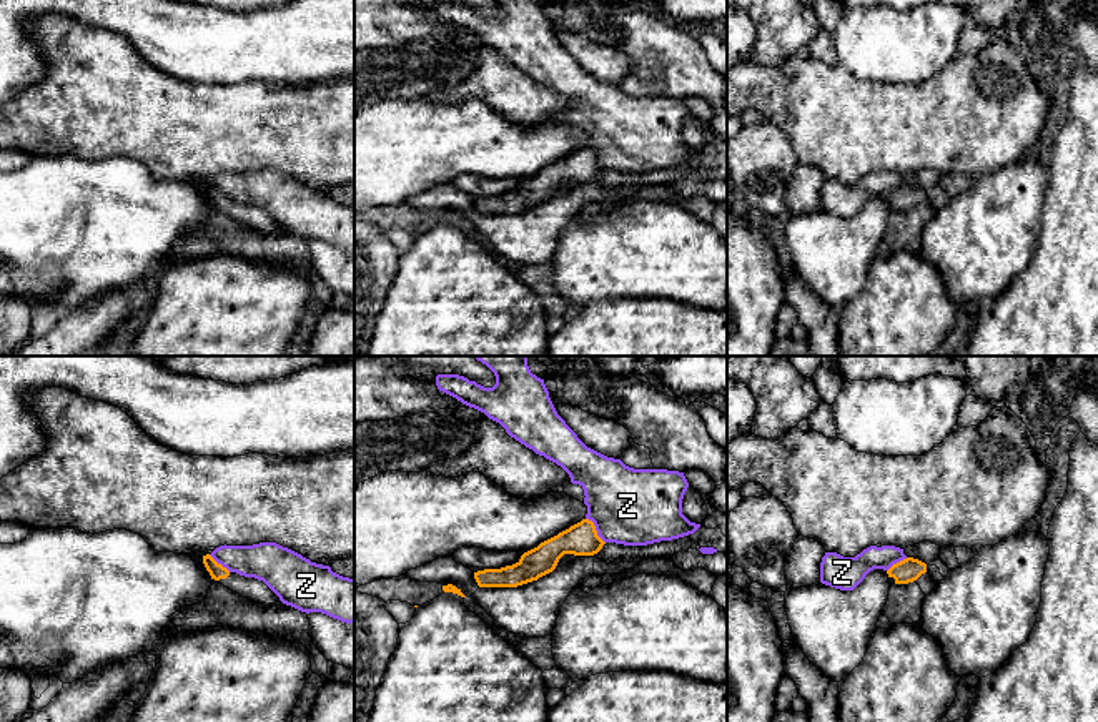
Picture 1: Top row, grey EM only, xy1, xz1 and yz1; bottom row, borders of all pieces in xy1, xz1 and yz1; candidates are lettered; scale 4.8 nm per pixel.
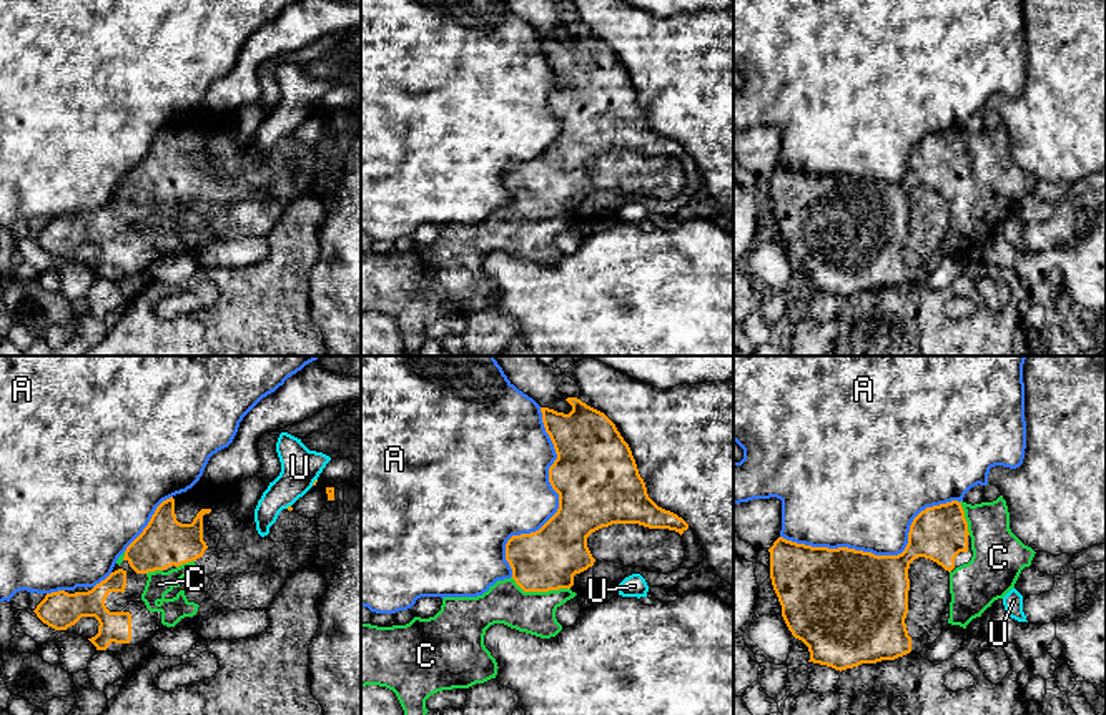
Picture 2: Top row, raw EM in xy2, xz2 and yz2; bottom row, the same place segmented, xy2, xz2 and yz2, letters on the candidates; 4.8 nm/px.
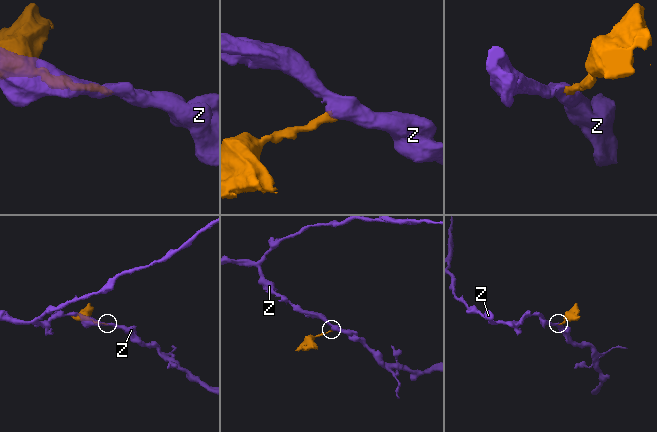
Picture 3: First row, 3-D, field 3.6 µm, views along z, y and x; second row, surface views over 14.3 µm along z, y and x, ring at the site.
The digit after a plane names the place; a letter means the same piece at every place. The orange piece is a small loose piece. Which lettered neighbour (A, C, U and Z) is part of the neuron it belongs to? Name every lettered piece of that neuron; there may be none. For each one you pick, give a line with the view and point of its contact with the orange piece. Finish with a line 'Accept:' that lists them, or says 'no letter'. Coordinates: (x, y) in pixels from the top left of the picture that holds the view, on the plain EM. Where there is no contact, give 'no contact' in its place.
C: meets orange in xz2 at (541, 218)
Accept: C

